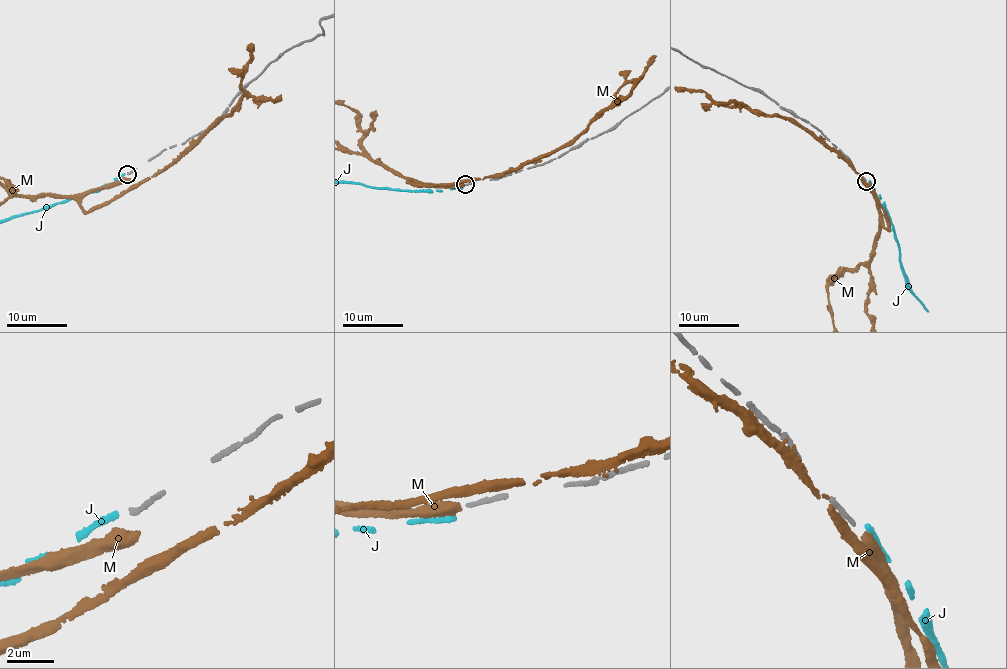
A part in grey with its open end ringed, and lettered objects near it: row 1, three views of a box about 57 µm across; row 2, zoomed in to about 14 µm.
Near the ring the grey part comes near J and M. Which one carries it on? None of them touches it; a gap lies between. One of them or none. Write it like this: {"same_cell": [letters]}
{"same_cell": []}

